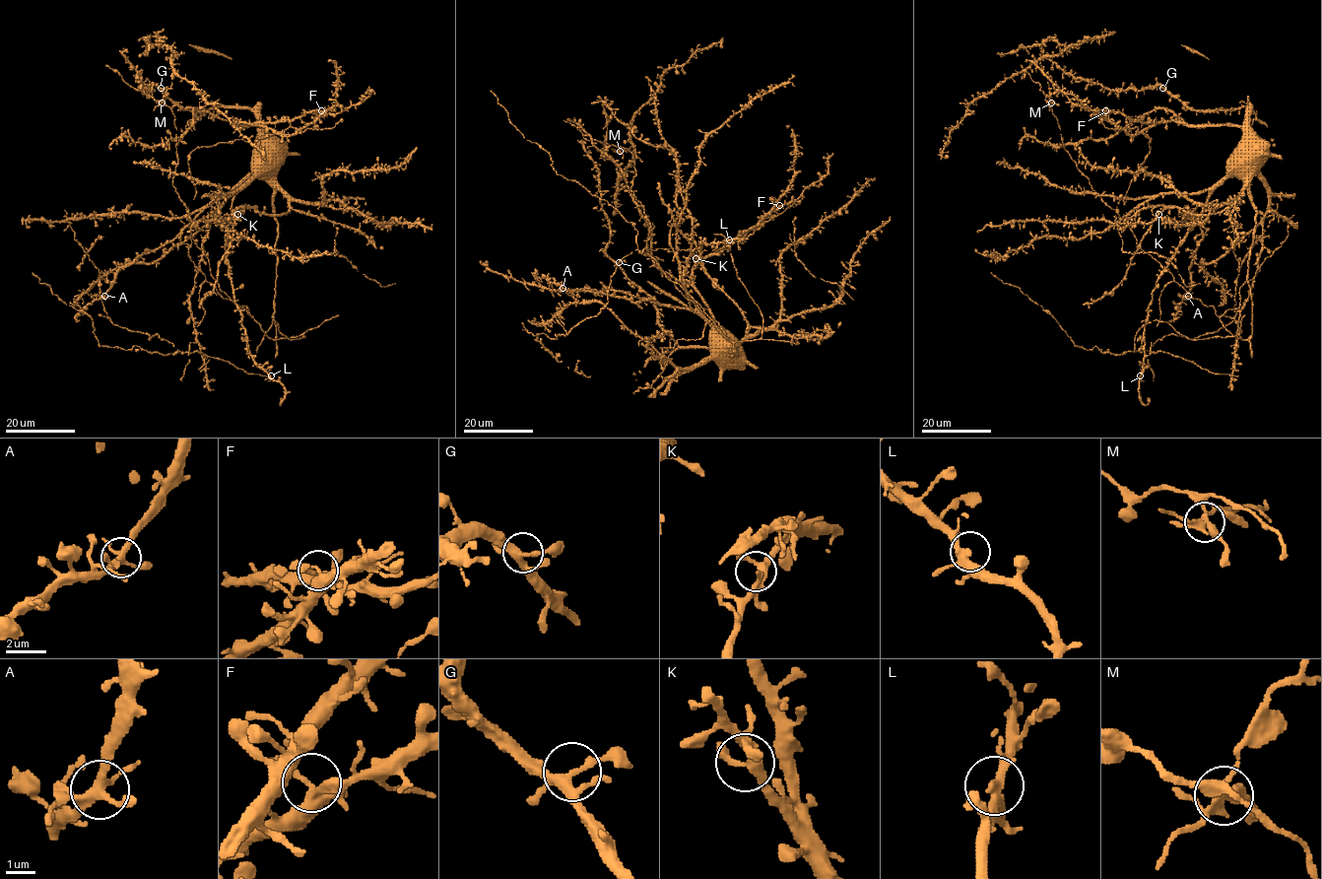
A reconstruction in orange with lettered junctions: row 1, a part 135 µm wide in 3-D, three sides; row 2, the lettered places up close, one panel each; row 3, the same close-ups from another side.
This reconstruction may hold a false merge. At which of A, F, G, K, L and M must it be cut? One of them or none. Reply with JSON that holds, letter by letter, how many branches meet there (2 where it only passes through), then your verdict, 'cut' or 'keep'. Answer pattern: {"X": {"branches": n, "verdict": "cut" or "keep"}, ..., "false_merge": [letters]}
{"A": {"branches": 5, "verdict": "keep"}, "F": {"branches": 5, "verdict": "keep"}, "G": {"branches": 4, "verdict": "keep"}, "K": {"branches": 4, "verdict": "keep"}, "L": {"branches": 4, "verdict": "keep"}, "M": {"branches": 5, "verdict": "cut"}, "false_merge": ["M"]}

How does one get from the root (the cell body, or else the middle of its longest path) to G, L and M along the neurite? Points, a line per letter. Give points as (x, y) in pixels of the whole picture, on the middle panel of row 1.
G: (719, 335), (719, 342), (711, 347), (679, 346), (660, 325), (655, 303), (627, 277), (619, 262)
L: (719, 335), (691, 306), (684, 277), (688, 258), (696, 247), (702, 243), (729, 239)
M: (719, 335), (729, 336), (735, 356), (719, 324), (648, 254), (650, 224), (630, 189), (634, 160), (619, 151)

